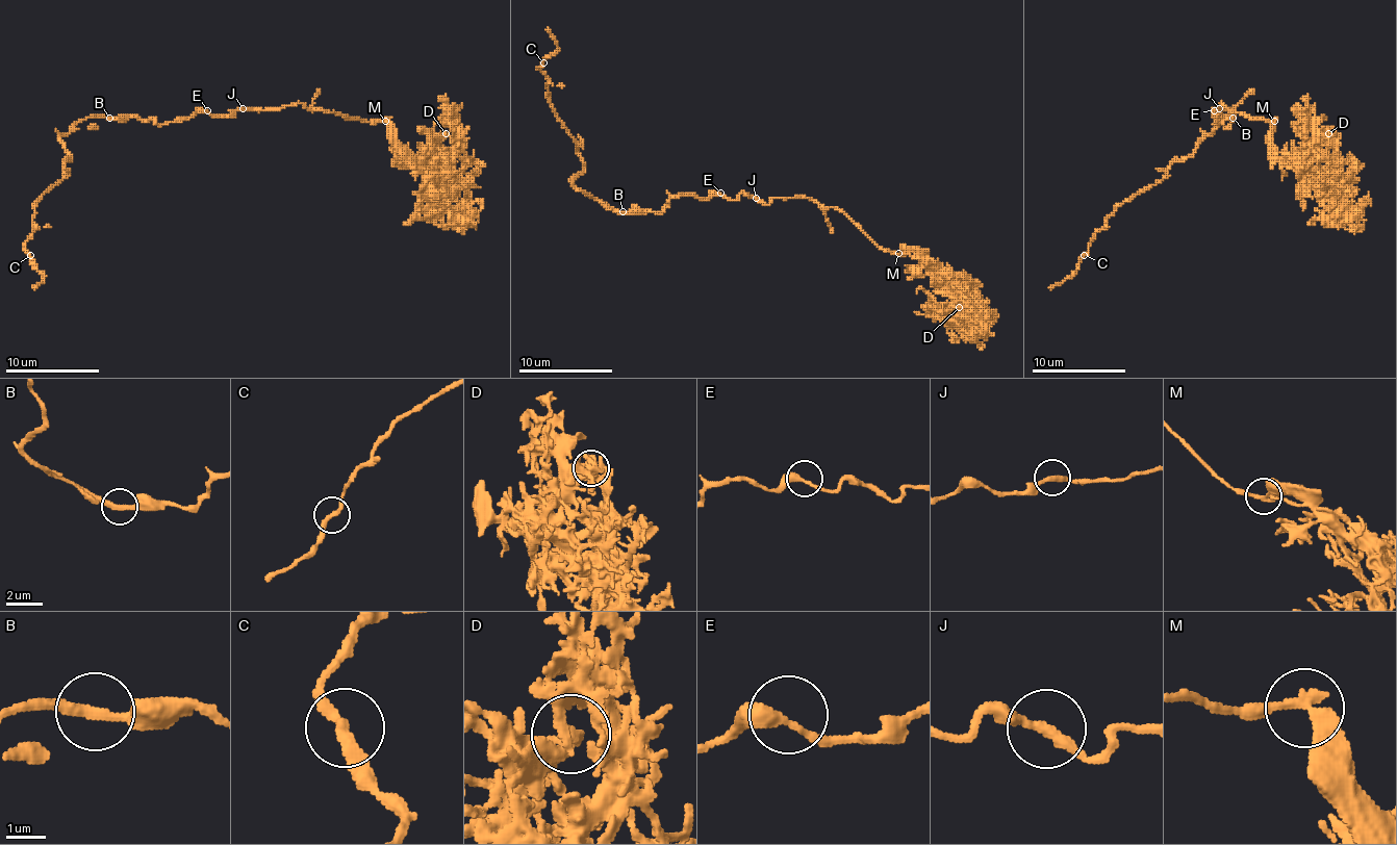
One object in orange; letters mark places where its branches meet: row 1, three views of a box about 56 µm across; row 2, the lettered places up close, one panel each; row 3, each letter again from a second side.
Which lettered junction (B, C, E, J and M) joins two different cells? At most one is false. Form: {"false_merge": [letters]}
{"false_merge": ["M"]}

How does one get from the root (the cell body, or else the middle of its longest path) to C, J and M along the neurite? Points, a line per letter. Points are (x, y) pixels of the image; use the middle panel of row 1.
C: (716, 196), (679, 196), (660, 211), (615, 211), (590, 198), (574, 183), (583, 160), (550, 104), (543, 62)
J: (716, 196), (735, 200), (741, 193), (748, 193), (756, 198)
M: (716, 196), (735, 200), (746, 193), (767, 205), (775, 198), (809, 198), (842, 209), (880, 247), (898, 254)

